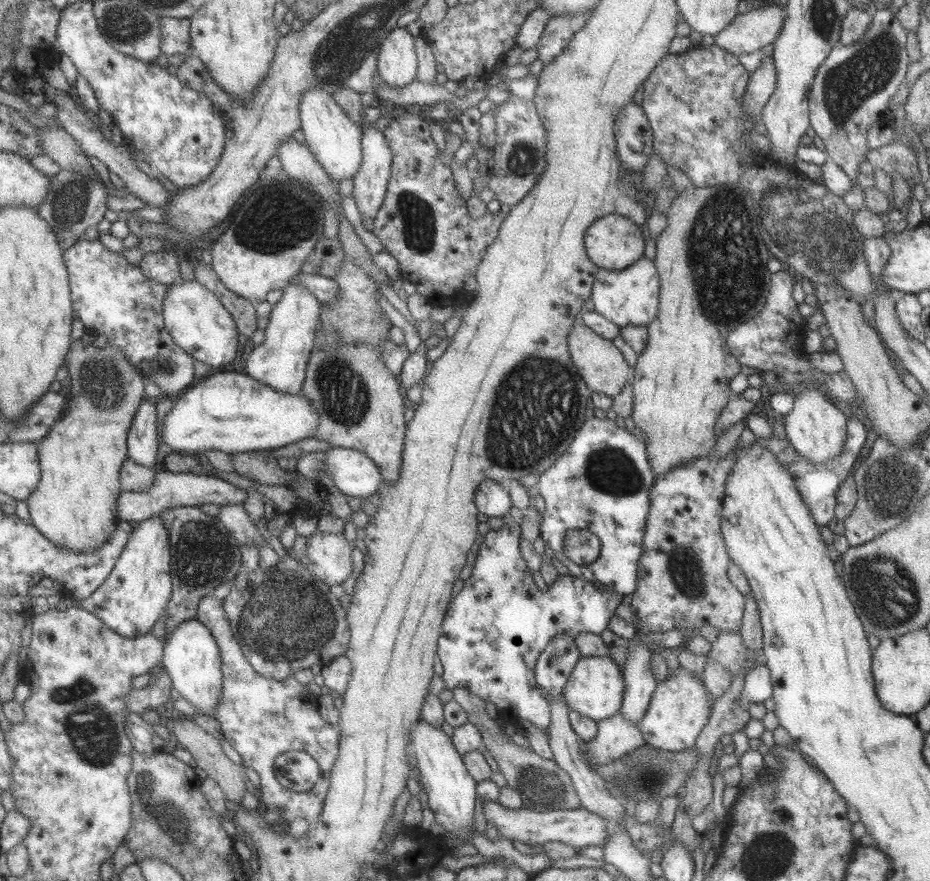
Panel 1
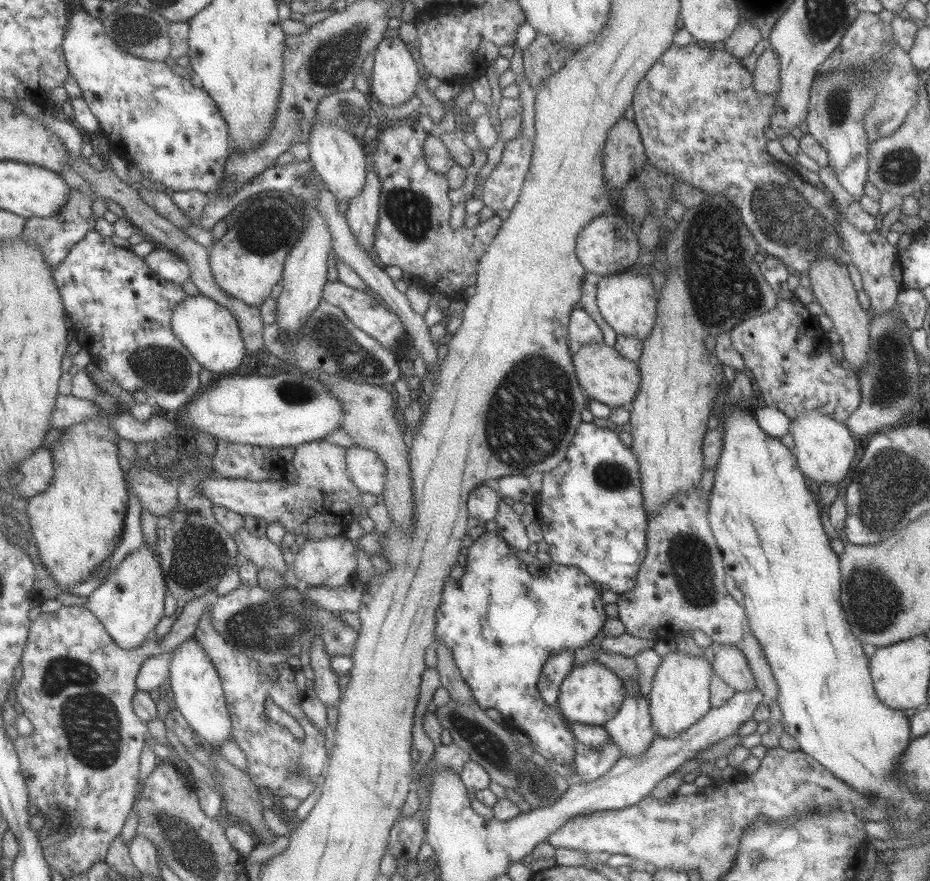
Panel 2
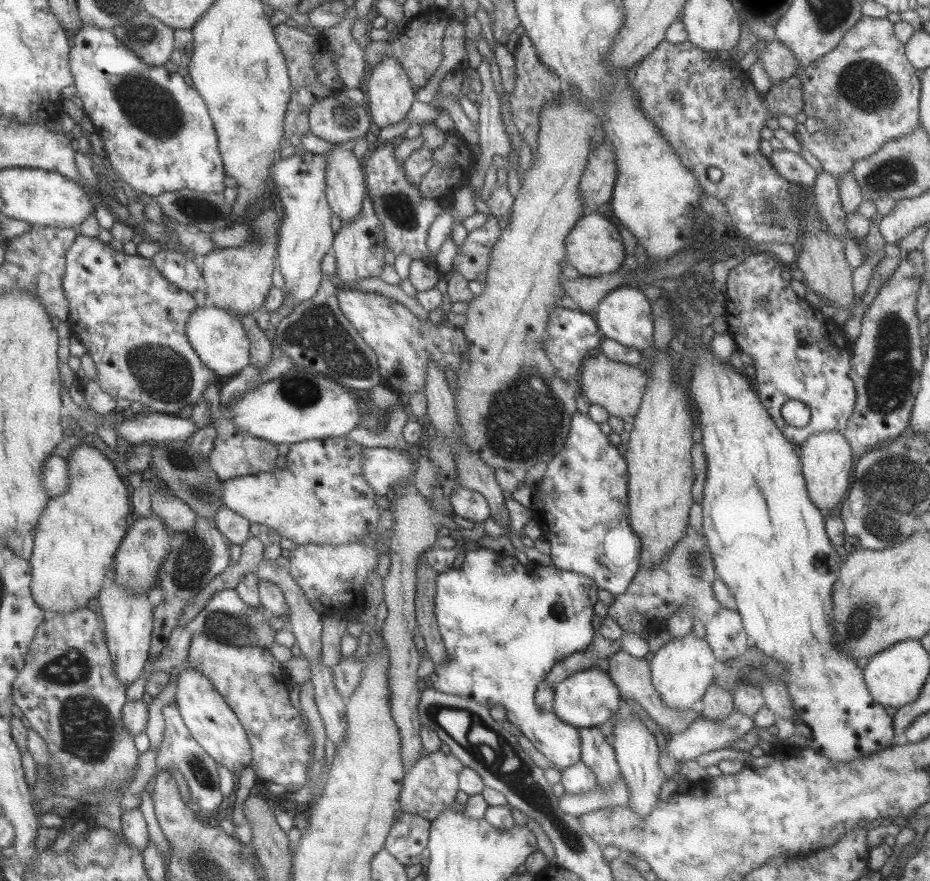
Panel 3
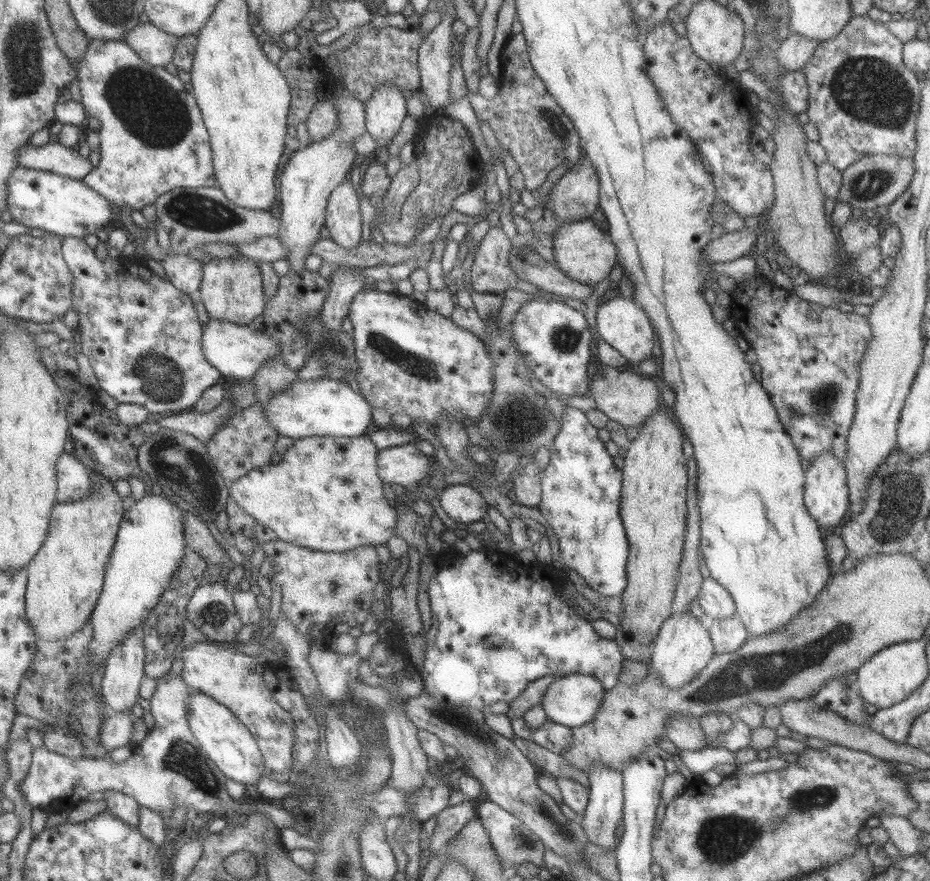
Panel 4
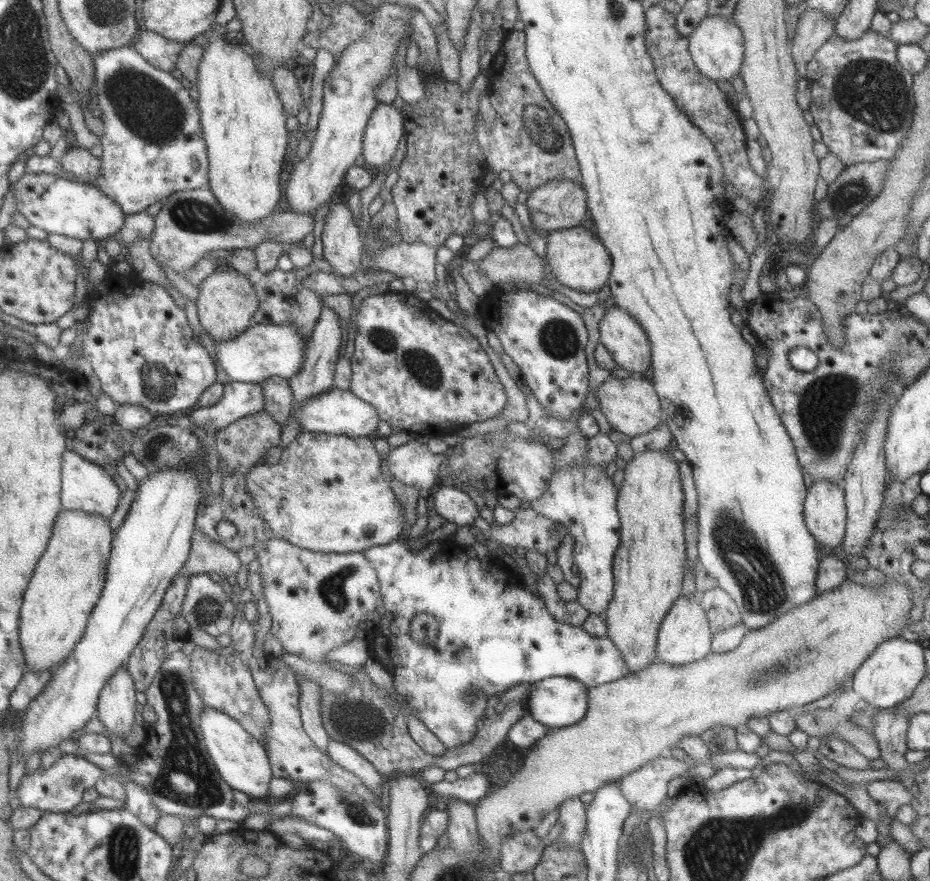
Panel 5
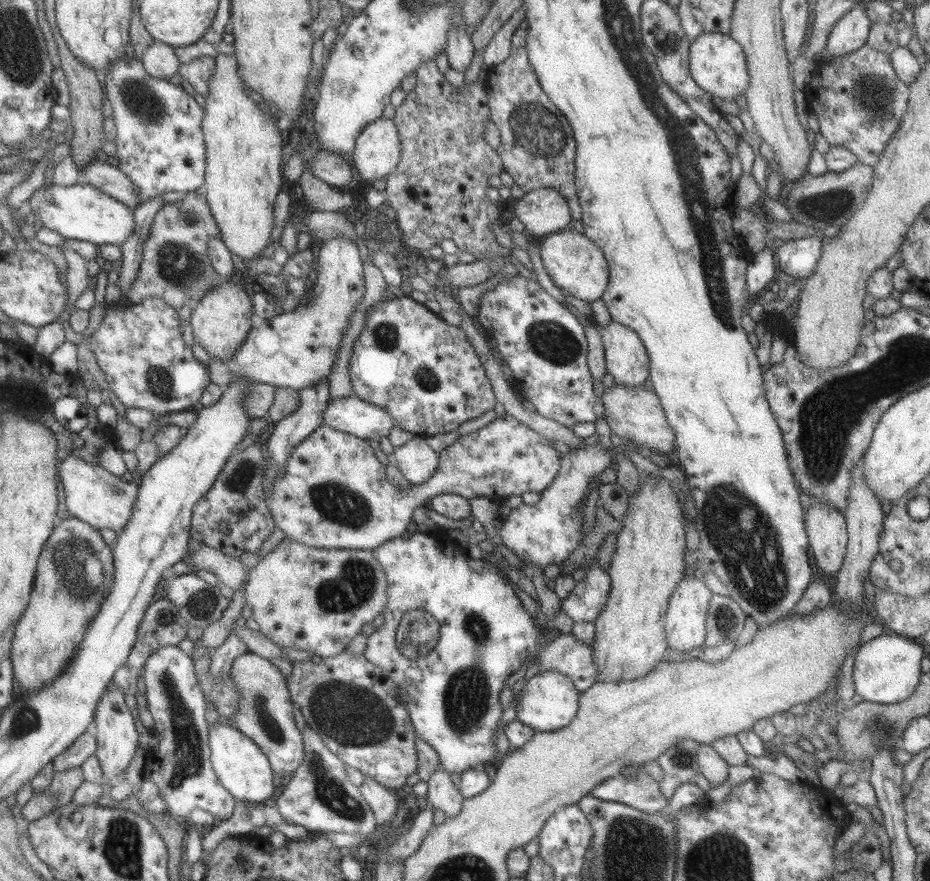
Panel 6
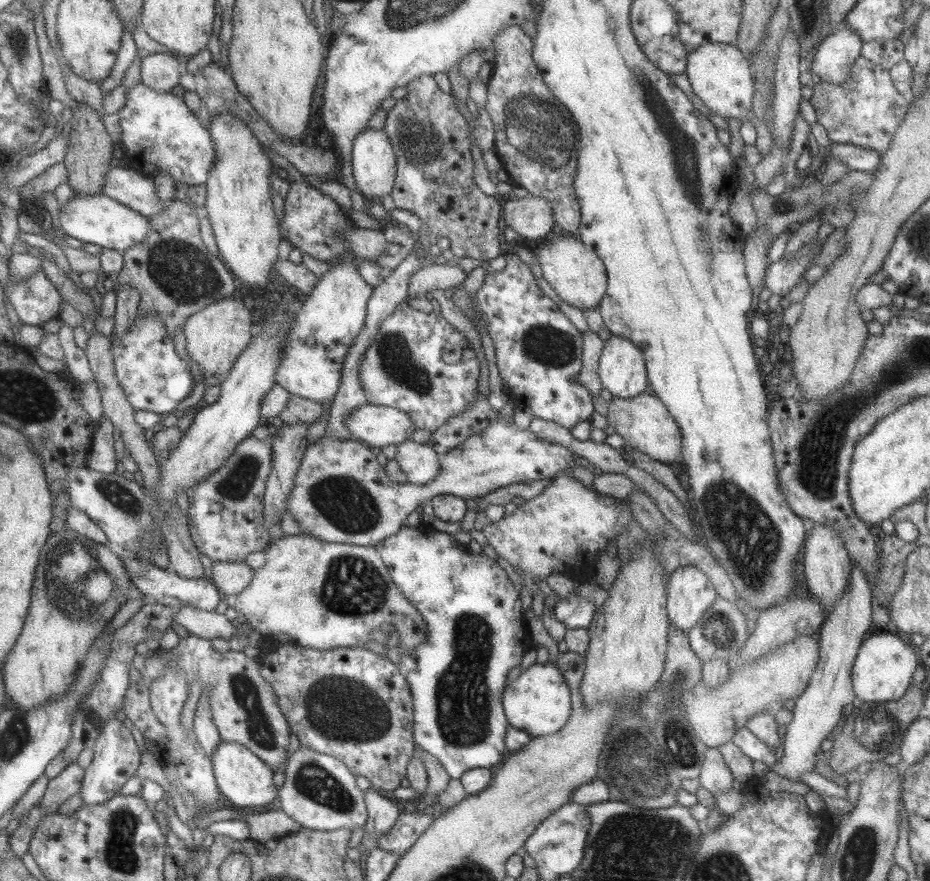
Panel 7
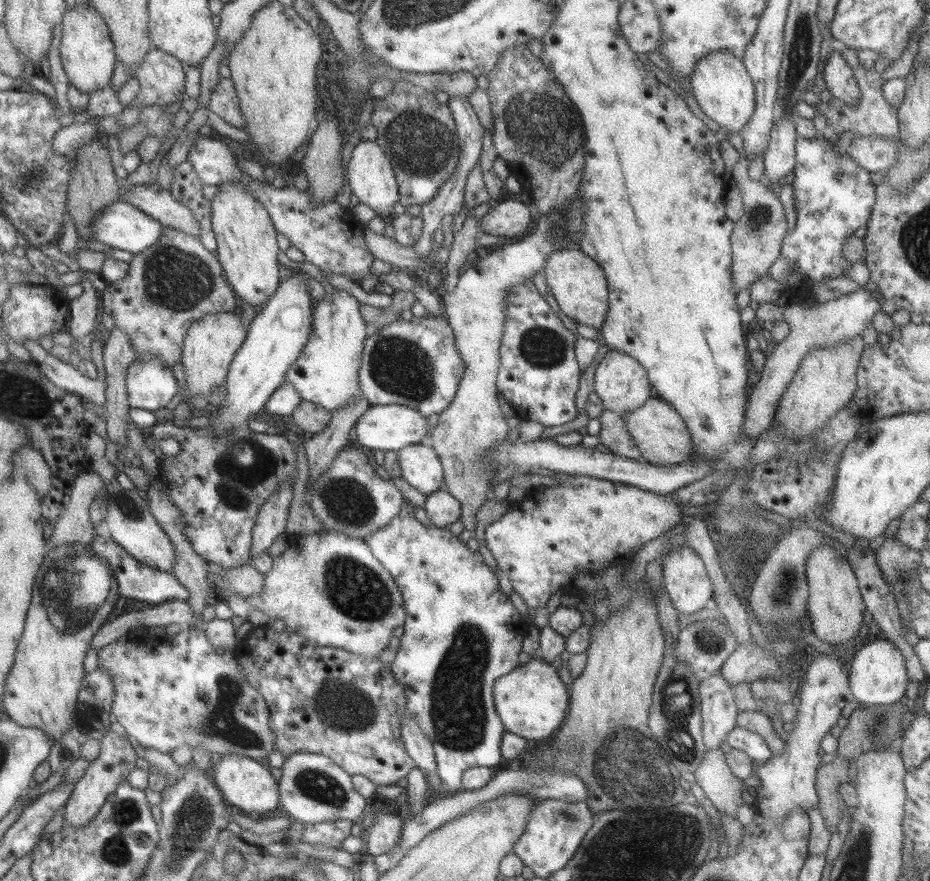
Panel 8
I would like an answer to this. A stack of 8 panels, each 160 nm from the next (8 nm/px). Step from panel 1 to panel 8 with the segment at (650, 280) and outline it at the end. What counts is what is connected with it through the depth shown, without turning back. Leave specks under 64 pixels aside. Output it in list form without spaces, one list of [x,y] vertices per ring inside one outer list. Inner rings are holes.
[[[607,351],[594,372],[594,392],[601,399],[601,408],[619,412],[631,413],[641,407],[645,400],[651,398],[651,385],[646,370],[636,360],[619,351]]]

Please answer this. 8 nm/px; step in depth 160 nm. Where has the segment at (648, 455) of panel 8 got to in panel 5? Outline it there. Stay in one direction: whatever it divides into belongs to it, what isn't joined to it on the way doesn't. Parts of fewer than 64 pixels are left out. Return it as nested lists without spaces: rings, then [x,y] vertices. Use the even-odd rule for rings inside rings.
[[[630,376],[625,379],[609,377],[596,390],[599,409],[607,419],[610,428],[625,434],[625,436],[634,437],[646,432],[652,432],[657,429],[659,423],[664,421],[664,414],[654,386],[651,380],[645,380],[638,376]]]

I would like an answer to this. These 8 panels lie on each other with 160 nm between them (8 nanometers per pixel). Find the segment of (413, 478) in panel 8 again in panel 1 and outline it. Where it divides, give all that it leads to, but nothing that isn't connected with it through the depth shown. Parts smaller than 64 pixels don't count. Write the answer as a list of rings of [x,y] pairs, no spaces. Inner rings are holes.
[[[331,447],[326,451],[326,463],[334,486],[347,498],[372,498],[380,488],[382,478],[379,469],[360,450]]]

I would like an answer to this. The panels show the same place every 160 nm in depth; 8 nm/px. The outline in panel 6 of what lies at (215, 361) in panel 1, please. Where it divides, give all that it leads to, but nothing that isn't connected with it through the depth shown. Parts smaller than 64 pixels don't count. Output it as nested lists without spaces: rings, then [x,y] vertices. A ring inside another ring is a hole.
[[[332,238],[320,244],[315,250],[315,262],[317,266],[312,277],[313,292],[309,294],[307,302],[303,306],[297,306],[291,312],[265,319],[257,328],[251,327],[239,350],[229,360],[234,376],[245,377],[255,383],[270,384],[274,387],[281,386],[296,391],[308,386],[315,386],[324,378],[327,378],[328,381],[337,351],[339,351],[339,343],[343,339],[343,333],[365,293],[363,263],[359,259],[355,242],[346,238]]]

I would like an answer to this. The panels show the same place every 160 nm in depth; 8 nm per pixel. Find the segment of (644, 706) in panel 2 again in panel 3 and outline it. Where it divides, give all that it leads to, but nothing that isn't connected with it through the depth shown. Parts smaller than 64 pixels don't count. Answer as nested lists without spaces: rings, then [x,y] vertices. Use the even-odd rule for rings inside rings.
[[[634,715],[632,718],[626,717],[618,724],[613,724],[607,740],[613,748],[619,773],[629,789],[629,800],[627,800],[626,806],[643,819],[653,810],[655,803],[659,800],[658,793],[661,785],[666,781],[661,768],[659,768],[659,762],[657,762],[659,761],[659,750],[655,743],[655,737],[639,721],[637,715]]]

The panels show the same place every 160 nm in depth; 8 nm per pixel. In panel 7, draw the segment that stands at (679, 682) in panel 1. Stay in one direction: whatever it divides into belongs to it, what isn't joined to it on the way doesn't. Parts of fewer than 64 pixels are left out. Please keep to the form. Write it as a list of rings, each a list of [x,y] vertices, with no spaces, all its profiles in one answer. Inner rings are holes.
[[[696,566],[676,568],[667,578],[666,615],[676,629],[686,633],[716,599],[712,582]]]

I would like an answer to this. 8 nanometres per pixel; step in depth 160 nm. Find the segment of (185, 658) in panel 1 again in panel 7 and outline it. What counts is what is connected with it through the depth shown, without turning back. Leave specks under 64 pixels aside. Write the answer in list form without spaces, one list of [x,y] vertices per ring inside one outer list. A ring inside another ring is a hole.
[[[220,741],[211,755],[213,777],[224,804],[233,806],[265,806],[277,797],[277,788],[273,784],[272,768],[265,765],[255,754],[236,742]]]

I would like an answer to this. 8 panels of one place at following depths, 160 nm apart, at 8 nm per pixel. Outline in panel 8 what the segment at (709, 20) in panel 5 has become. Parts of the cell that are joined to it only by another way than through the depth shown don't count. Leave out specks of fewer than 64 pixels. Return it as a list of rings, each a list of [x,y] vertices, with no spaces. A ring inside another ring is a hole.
[[[726,51],[710,52],[693,65],[689,81],[696,103],[713,122],[731,133],[738,133],[748,123],[754,111],[755,91],[741,60]]]

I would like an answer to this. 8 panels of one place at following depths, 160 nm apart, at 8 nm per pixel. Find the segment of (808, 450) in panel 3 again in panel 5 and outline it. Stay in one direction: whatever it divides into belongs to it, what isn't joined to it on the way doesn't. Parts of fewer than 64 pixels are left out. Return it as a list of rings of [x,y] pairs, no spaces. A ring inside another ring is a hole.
[[[818,480],[806,490],[802,515],[809,534],[837,552],[844,537],[846,508],[841,485]]]

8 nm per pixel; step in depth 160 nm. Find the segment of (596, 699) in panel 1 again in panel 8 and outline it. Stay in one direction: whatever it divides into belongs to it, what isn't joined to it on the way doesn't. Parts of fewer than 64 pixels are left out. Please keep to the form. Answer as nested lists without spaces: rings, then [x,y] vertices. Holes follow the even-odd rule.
[[[535,657],[495,679],[492,686],[493,704],[505,731],[532,743],[553,735],[562,725],[568,709],[568,689],[559,679],[557,671],[555,664]]]

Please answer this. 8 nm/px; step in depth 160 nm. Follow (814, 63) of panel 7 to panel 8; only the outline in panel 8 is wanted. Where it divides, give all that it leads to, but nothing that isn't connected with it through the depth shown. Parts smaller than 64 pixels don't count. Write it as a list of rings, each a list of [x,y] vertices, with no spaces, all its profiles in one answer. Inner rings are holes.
[[[836,49],[827,57],[827,62],[823,65],[823,79],[830,94],[845,106],[857,104],[860,101],[858,84],[851,68],[846,65]]]

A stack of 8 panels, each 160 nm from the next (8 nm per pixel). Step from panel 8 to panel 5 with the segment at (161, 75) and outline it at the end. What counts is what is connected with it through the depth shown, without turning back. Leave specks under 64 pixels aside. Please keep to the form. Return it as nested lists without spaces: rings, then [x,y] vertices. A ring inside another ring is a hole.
[[[142,27],[130,45],[151,66],[165,73],[171,73],[176,68],[178,54],[184,47],[184,43],[167,40],[160,34],[155,34]]]

